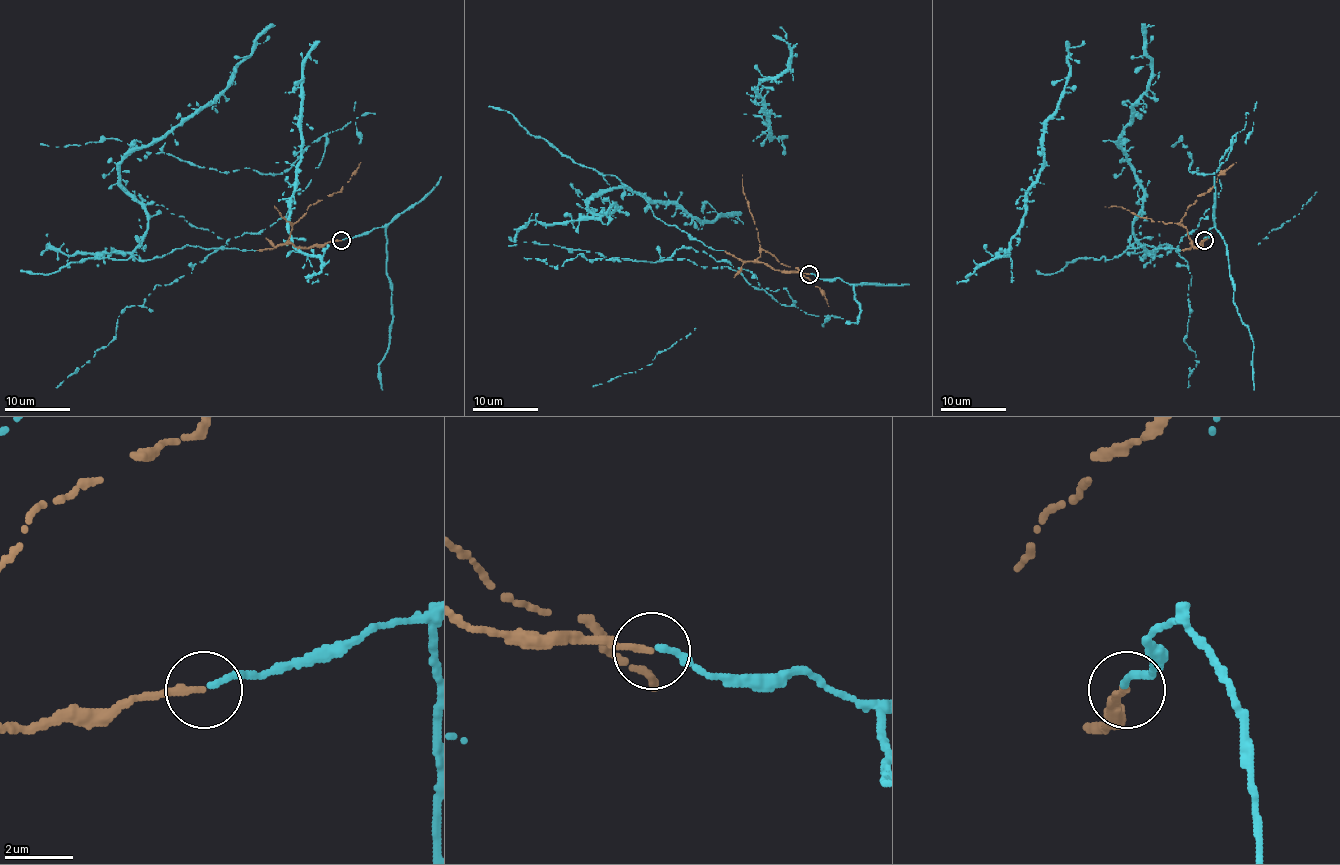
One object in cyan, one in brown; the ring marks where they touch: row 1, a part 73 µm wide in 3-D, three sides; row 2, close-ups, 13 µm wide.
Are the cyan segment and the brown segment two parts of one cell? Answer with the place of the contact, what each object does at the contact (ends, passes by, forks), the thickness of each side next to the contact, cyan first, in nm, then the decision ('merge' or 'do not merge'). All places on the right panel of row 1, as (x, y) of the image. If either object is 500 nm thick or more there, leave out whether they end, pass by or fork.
at (1204, 240); cyan ends there; brown ends there; 190 nm thick on the cyan side, 200 nm on the other; merge

